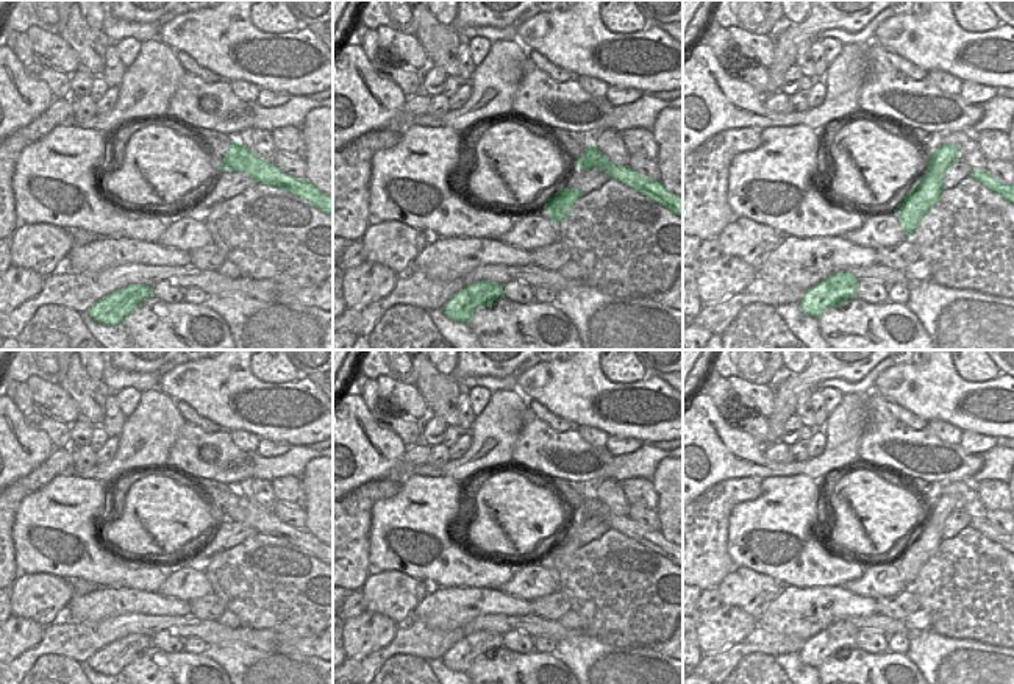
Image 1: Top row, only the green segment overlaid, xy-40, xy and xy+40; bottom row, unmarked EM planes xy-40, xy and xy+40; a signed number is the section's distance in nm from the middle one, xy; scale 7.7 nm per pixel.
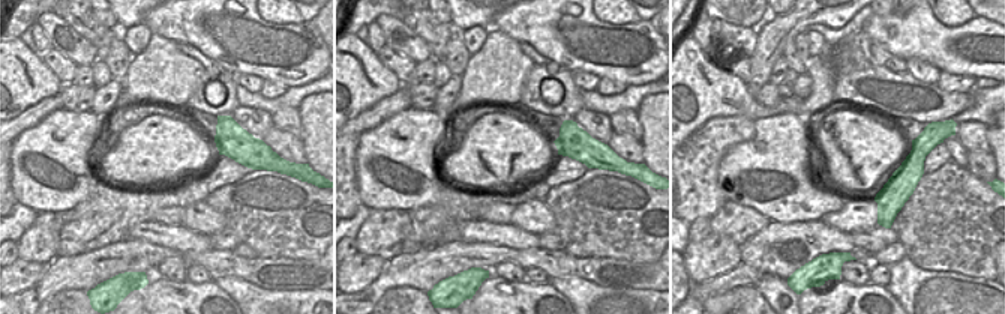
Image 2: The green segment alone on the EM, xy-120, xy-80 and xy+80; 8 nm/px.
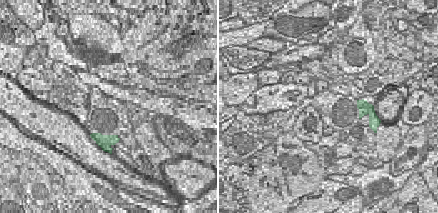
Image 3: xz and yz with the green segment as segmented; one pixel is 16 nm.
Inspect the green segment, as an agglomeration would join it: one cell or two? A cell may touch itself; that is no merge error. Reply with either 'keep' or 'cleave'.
cleave

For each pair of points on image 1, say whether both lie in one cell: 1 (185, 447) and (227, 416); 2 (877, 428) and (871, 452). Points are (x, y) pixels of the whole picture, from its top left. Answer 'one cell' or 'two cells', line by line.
1: two cells
2: one cell

